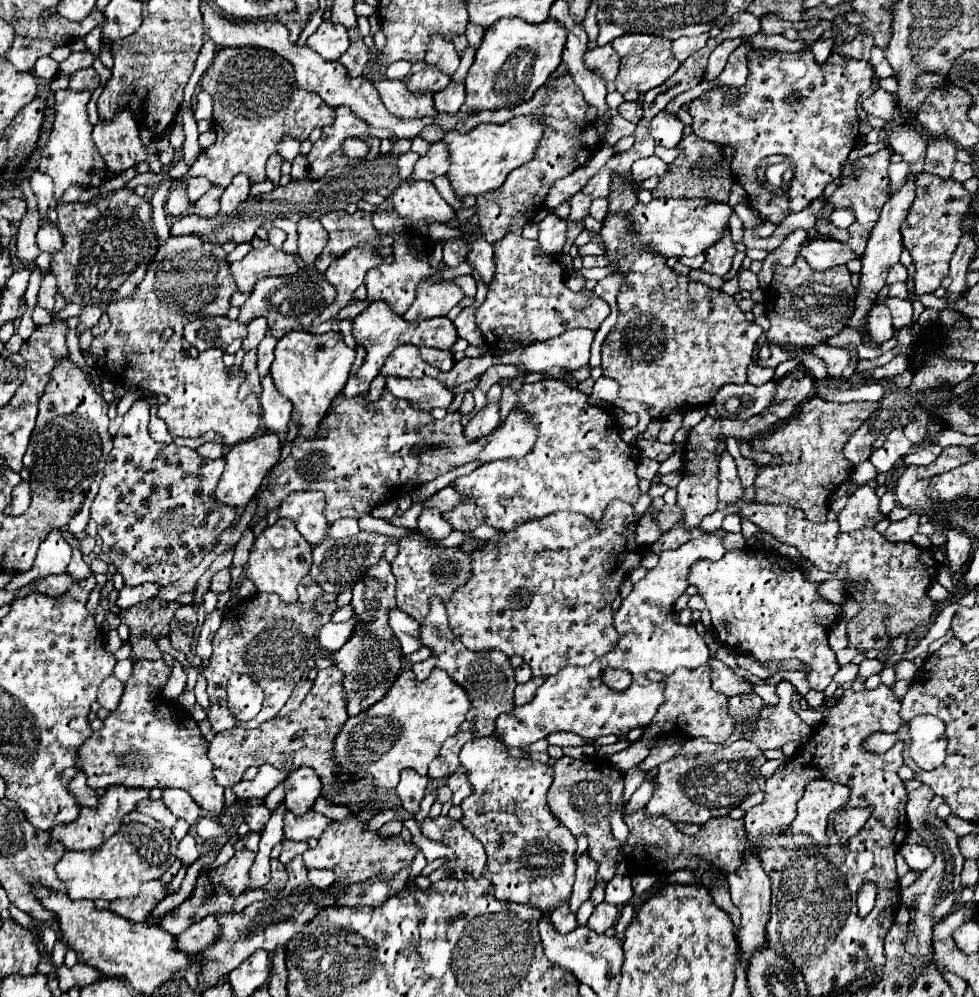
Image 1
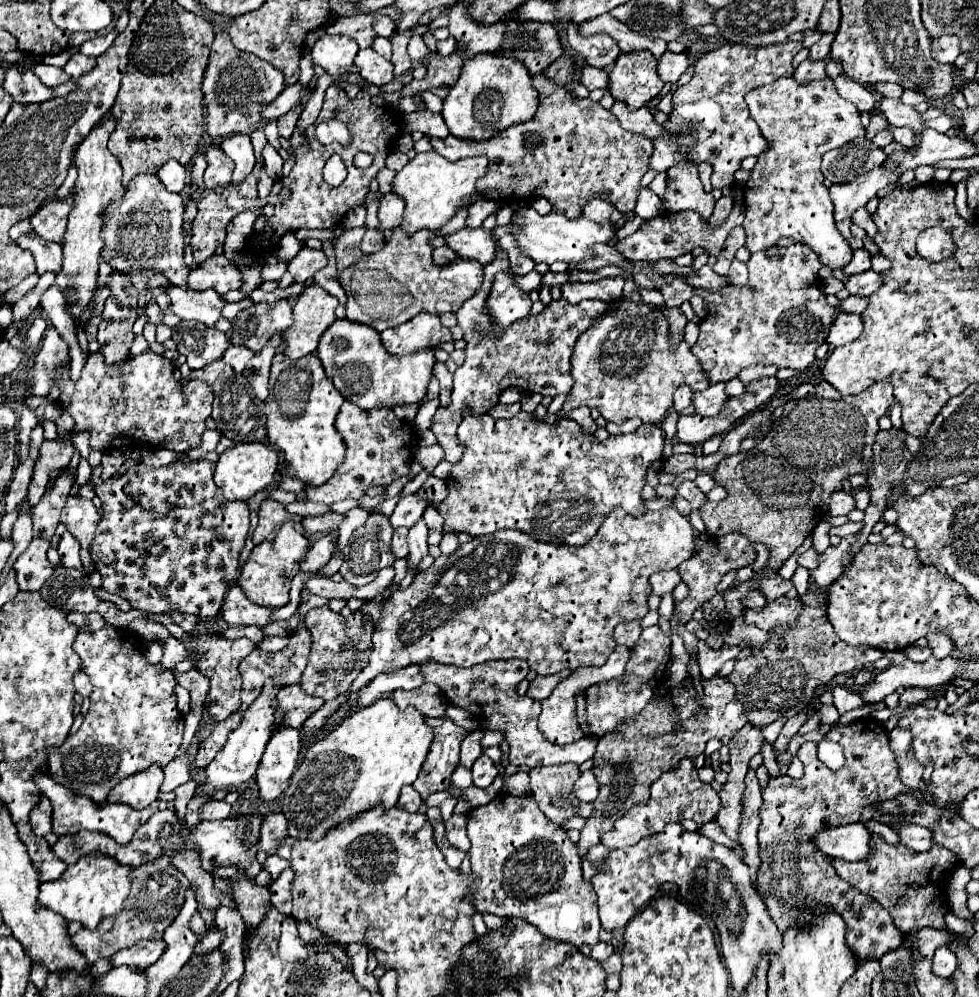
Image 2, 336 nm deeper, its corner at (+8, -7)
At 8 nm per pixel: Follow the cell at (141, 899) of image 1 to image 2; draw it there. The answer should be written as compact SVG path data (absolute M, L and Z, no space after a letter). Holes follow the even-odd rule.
M159 857L153 863L137 867L135 873L131 873L131 879L133 879L133 893L125 901L123 913L119 913L117 917L111 919L113 927L107 933L103 933L101 939L93 939L93 931L81 929L77 933L75 941L77 941L79 951L85 953L85 957L89 957L87 965L93 965L91 959L95 959L95 957L109 959L113 953L117 953L125 947L131 947L137 941L161 939L167 925L171 925L175 915L179 913L179 909L185 901L185 891L189 887L187 877L177 867L173 867L169 857ZM115 919L117 919L117 923L115 923Z

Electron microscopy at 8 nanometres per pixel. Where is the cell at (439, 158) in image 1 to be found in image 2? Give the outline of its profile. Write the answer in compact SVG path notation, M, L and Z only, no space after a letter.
M387 193L383 195L381 203L379 203L379 225L377 229L383 233L387 229L395 229L401 225L401 219L403 219L403 201L399 201L399 197Z

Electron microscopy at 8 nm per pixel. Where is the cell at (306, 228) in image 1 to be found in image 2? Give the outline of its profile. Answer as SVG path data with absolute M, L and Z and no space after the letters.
M303 247L299 255L289 263L289 273L295 277L295 281L305 283L307 279L313 279L313 275L327 265L327 257L323 251Z

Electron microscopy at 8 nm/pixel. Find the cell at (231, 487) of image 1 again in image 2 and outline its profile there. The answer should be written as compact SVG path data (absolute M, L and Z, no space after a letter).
M237 443L235 447L225 449L219 455L215 469L215 485L223 491L227 501L247 501L257 491L269 487L277 471L277 463L279 453L275 447L269 447L265 443Z

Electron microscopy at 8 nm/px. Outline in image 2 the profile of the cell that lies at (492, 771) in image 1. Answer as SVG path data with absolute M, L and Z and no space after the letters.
M507 793L497 795L491 803L471 809L467 813L467 837L471 841L471 869L479 877L475 885L475 907L481 913L493 913L505 919L523 919L535 925L543 935L571 943L575 947L599 943L599 915L595 905L595 891L581 875L579 849L567 837L565 829L555 827L537 801L527 797L513 797Z

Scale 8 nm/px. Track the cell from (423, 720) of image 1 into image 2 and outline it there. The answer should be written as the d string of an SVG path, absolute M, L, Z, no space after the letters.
M377 699L373 705L349 713L343 721L335 725L325 737L307 747L301 767L295 769L291 785L283 793L281 811L287 817L287 829L293 839L321 839L329 829L337 827L343 821L355 819L359 813L369 811L377 805L391 809L397 805L403 785L413 785L419 769L431 747L431 727L423 721L423 715L413 709L397 709L391 699Z

